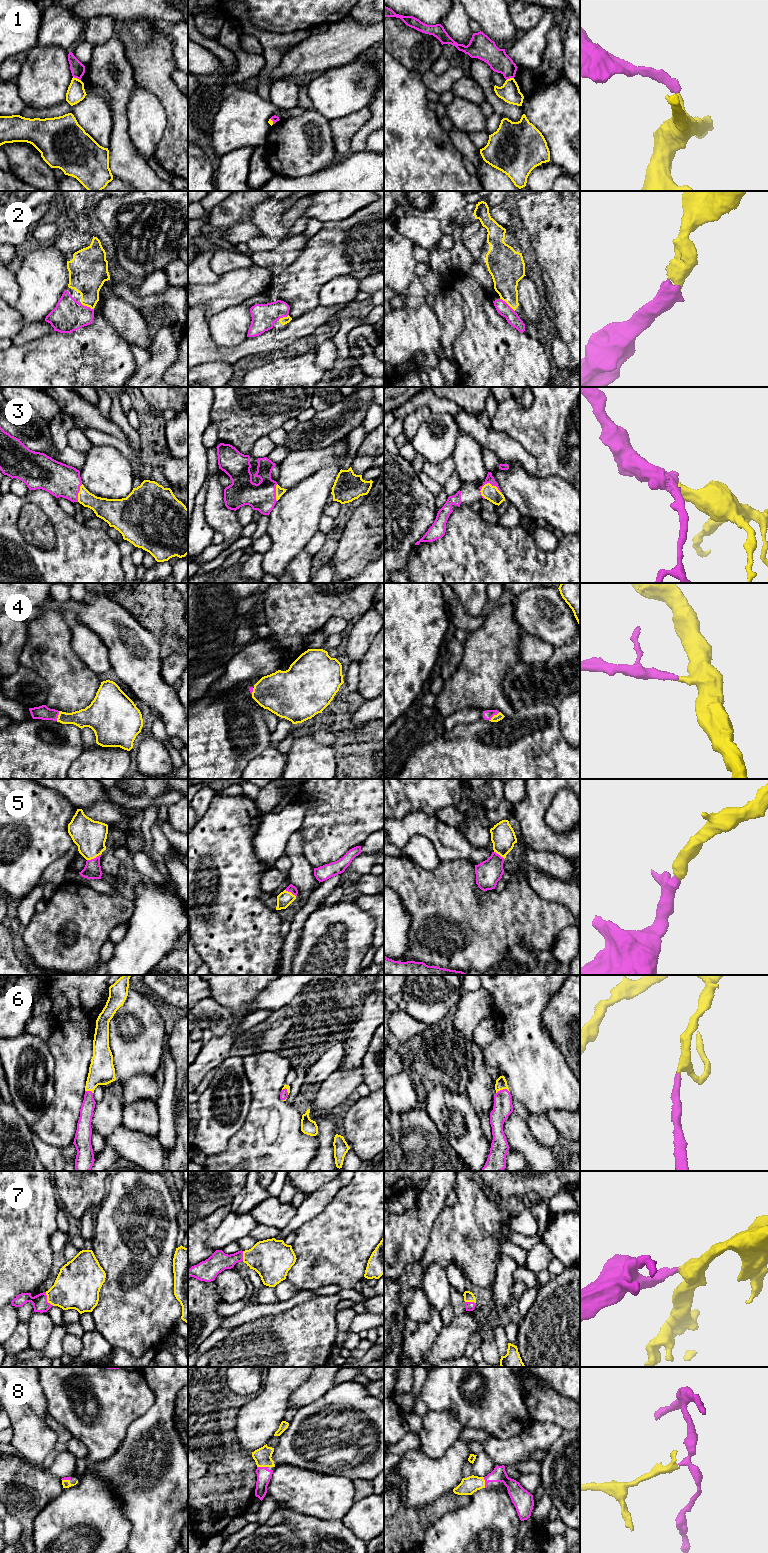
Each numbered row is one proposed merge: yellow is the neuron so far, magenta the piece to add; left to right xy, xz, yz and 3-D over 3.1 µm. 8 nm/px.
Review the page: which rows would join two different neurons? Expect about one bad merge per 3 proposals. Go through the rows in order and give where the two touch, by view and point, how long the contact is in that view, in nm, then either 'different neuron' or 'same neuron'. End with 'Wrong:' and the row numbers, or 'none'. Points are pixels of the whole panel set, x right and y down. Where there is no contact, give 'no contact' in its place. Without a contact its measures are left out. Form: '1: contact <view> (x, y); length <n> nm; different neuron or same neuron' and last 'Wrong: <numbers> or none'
1: contact xy (76, 78); length 70 nm; different neuron
2: contact yz (507, 303); length 160 nm; same neuron
3: contact yz (490, 484); length 180 nm; same neuron
4: contact yz (494, 715); length 110 nm; same neuron
5: contact xy (93, 858); length 120 nm; same neuron
6: contact yz (502, 1089); length 110 nm; same neuron
7: contact xy (47, 1300); length 130 nm; same neuron
8: contact yz (484, 1482); length 90 nm; same neuron
Wrong: 1

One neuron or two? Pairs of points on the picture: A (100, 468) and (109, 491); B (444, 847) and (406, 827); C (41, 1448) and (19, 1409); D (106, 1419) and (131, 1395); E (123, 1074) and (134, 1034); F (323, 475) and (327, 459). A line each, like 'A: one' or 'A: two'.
A: one
B: one
C: one
D: one
E: one
F: two

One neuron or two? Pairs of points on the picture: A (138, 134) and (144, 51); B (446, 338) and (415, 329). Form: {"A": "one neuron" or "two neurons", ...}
{"A": "two neurons", "B": "two neurons"}

